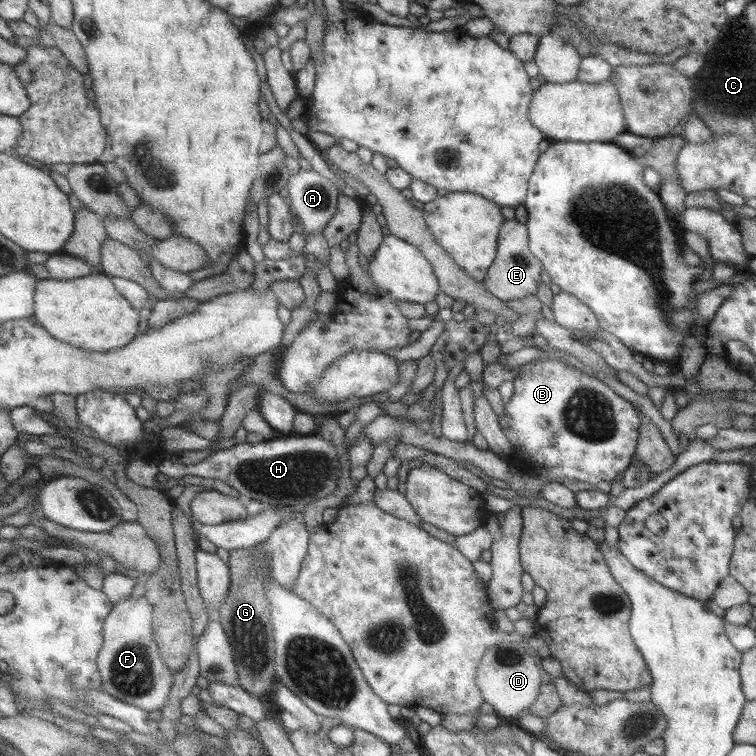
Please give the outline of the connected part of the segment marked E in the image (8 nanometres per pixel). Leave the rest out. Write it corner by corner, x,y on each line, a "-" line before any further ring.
504,220
497,237
496,253
483,276
483,288
495,298
508,301
536,295
542,264
533,256
528,247
528,234
525,224
517,220

